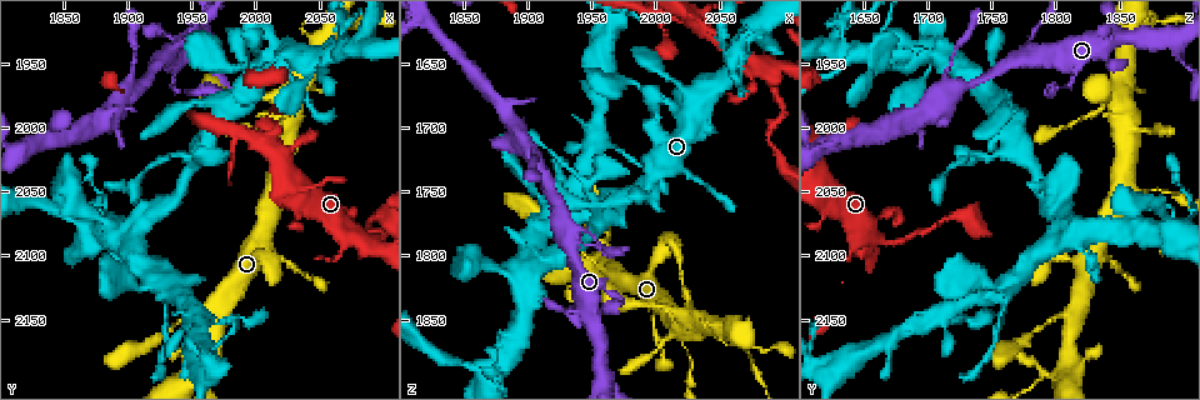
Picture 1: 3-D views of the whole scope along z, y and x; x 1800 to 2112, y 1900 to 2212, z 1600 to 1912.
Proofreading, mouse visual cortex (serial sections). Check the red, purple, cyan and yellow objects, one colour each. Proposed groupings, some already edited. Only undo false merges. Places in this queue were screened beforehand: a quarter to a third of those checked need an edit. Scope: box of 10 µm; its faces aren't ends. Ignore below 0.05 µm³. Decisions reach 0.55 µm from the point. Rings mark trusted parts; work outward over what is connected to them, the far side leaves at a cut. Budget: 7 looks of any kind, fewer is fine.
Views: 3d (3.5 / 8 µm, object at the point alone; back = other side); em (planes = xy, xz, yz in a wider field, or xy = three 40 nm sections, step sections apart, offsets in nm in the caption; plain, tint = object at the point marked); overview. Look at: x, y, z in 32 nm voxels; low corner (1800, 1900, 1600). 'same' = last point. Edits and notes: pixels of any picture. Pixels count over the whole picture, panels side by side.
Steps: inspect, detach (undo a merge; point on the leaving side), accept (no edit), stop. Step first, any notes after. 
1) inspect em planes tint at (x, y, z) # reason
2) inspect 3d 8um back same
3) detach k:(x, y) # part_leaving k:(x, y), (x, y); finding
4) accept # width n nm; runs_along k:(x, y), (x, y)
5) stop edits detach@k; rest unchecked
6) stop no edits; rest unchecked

inspect 3d 3.5um at (2074, 1938, 1628) # thin neck

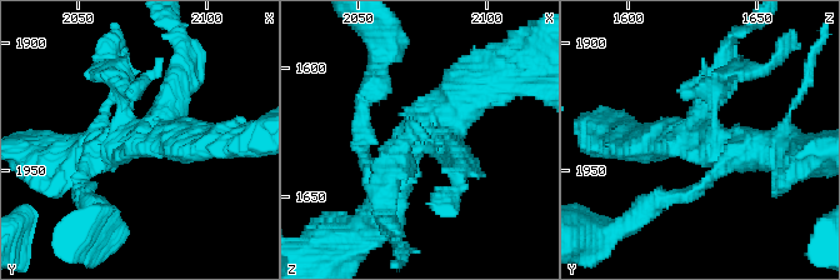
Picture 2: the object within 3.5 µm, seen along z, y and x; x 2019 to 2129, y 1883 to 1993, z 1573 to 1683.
inspect em xy step 2 tint at (2072, 1938, 1628) # need the tissue

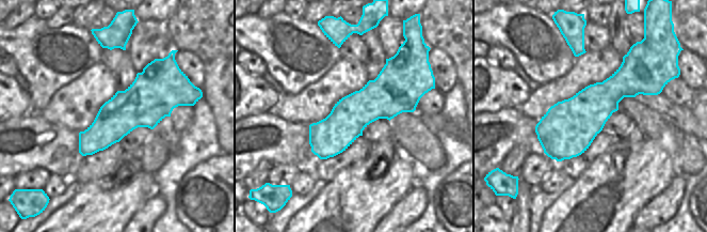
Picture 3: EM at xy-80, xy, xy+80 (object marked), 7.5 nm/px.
accept # arms 4; runs_along 3:(420, 92), (373, 101), (314, 149); continuous, no second cell

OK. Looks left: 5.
inspect 3d 3.5um at (2084, 2086, 1658) # three-way junction

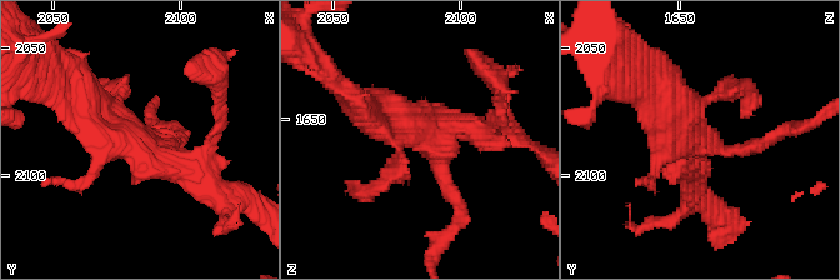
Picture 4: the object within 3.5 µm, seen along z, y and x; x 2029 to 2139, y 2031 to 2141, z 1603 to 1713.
inspect em xy step 3 tint at (2084, 2088, 1656) # shape alone is not enough

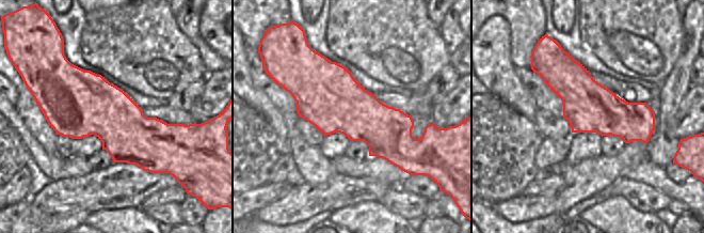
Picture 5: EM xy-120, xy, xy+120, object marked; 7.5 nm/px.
accept # width 480 nm; runs_along 4:(363, 108), (428, 143), (459, 204); continuous, no second cell

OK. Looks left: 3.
inspect 3d 3.5um back at (1946, 2024, 1746) # a fork

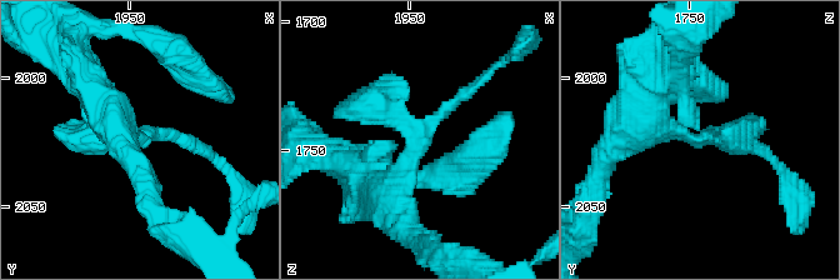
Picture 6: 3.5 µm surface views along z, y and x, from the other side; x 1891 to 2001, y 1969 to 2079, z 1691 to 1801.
inspect em xy step 3 tint at (1945, 2024, 1744) # arms 3; arm_widths 150, 350, 400 nm

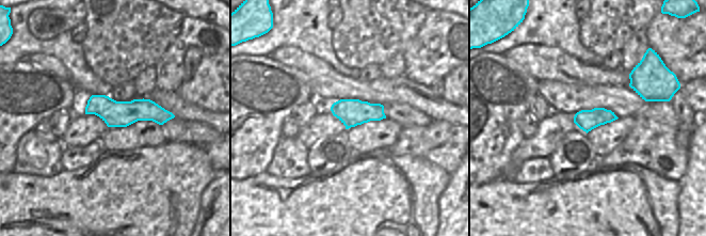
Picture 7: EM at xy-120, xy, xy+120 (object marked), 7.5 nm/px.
accept # runs_along 6:(384, 199), (419, 135), (380, 106), (343, 110); all the same cell

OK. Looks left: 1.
stop no edits; rest unchecked

